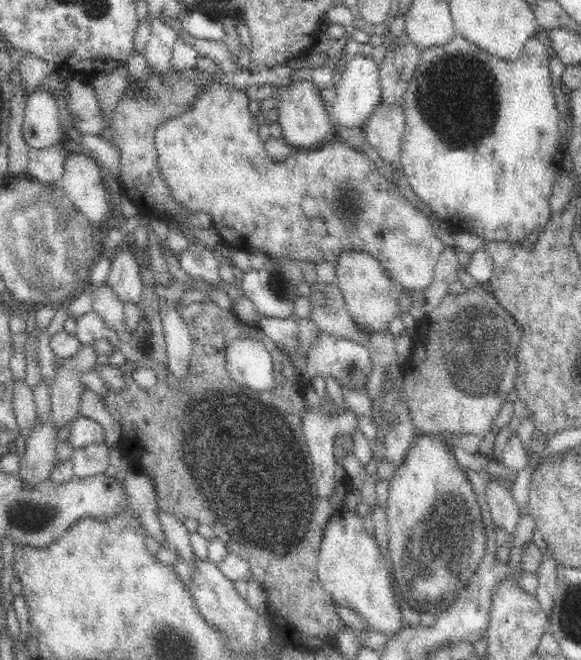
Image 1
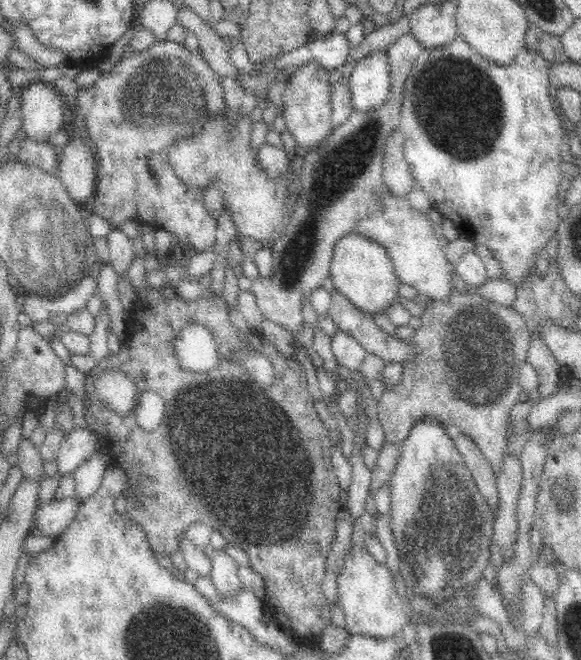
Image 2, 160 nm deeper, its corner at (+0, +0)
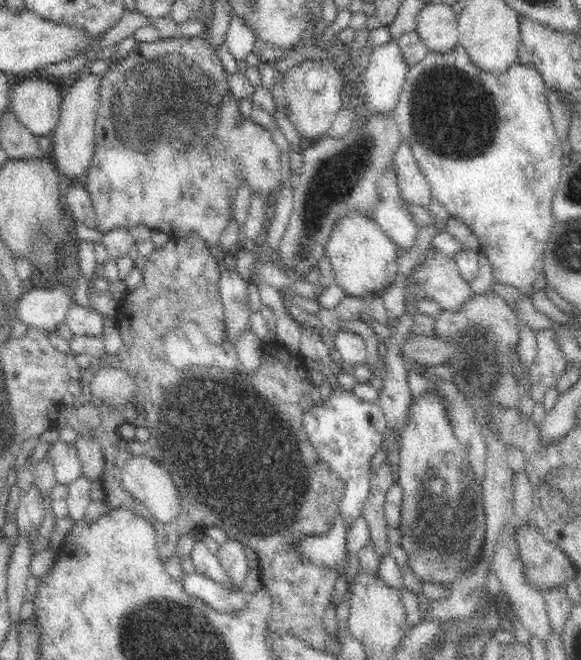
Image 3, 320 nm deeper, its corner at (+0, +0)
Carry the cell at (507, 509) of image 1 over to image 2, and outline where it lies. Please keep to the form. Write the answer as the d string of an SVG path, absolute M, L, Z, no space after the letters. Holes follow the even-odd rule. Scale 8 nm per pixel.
M461 433L453 441L468 470L471 472L478 490L489 504L489 508L494 515L498 514L497 480L492 475L492 467L488 465L488 461L484 459L478 445L470 436Z

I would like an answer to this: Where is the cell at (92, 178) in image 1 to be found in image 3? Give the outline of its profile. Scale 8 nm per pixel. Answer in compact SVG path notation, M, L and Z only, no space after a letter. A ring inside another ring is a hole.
M94 74L80 76L59 106L59 118L51 132L52 150L54 150L54 165L64 180L81 180L86 172L86 166L92 158L95 146L95 122L99 107L100 78Z

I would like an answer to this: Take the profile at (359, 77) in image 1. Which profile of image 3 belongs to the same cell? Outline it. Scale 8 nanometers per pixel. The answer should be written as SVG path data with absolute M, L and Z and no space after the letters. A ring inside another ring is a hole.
M397 39L376 46L363 70L363 100L370 110L389 114L396 108L409 64L404 60Z

